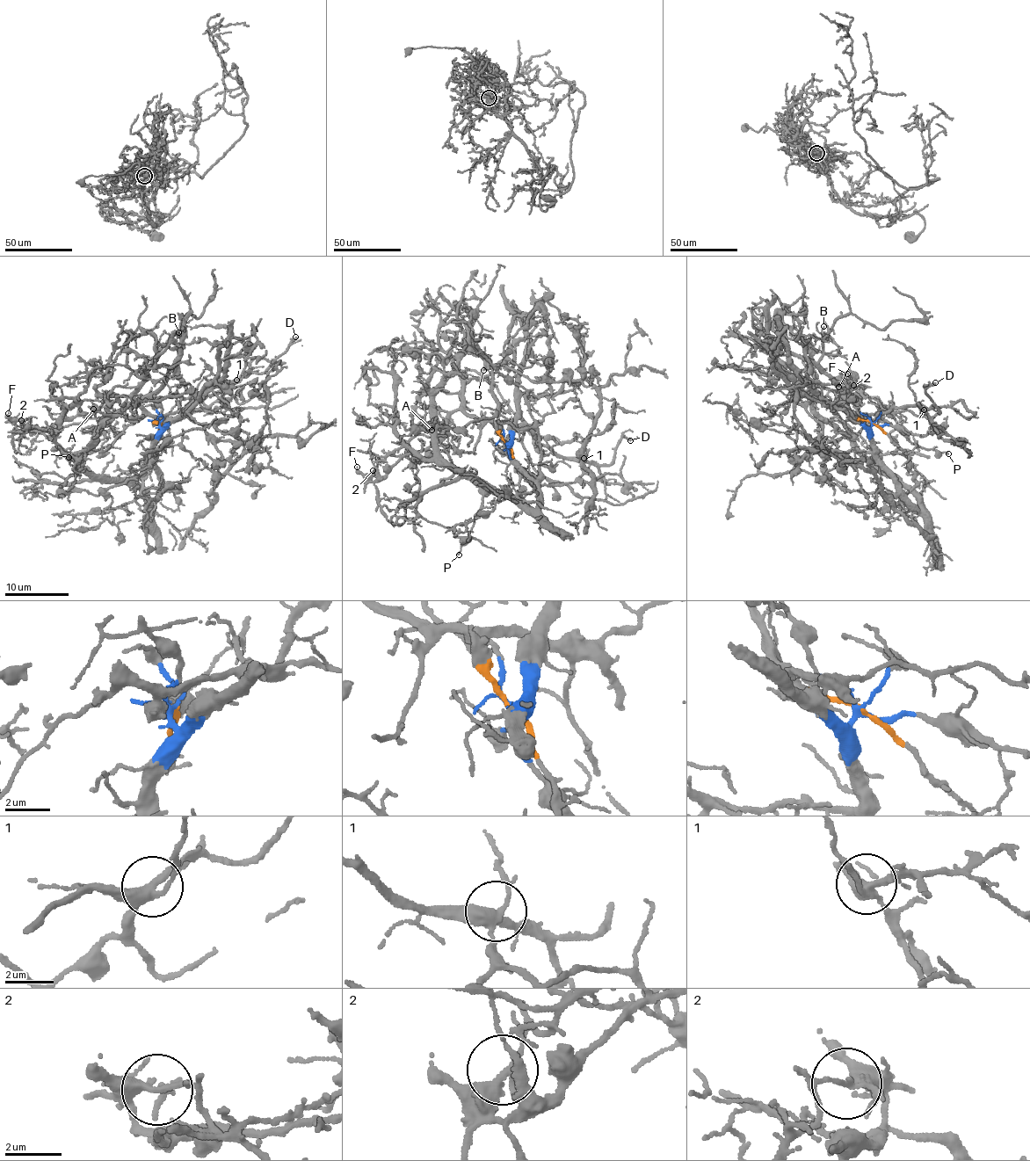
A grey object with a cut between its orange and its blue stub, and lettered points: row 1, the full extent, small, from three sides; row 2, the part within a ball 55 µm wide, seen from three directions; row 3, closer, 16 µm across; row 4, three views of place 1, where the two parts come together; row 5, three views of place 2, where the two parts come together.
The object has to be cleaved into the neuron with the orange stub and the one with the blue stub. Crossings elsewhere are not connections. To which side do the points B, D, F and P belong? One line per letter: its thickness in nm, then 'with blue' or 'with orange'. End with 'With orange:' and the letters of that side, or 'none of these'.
B: calibre 110 nm; with orange
D: calibre 240 nm; with orange
F: calibre 190 nm; with blue
P: calibre 130 nm; with blue
With orange: B, D

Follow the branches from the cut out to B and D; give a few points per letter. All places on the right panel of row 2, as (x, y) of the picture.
B: (873, 423), (862, 421), (849, 409), (842, 390), (819, 364), (827, 335), (825, 337), (822, 332), (823, 326)
D: (873, 423), (853, 414), (874, 419), (910, 405), (939, 412), (925, 391), (936, 382)

